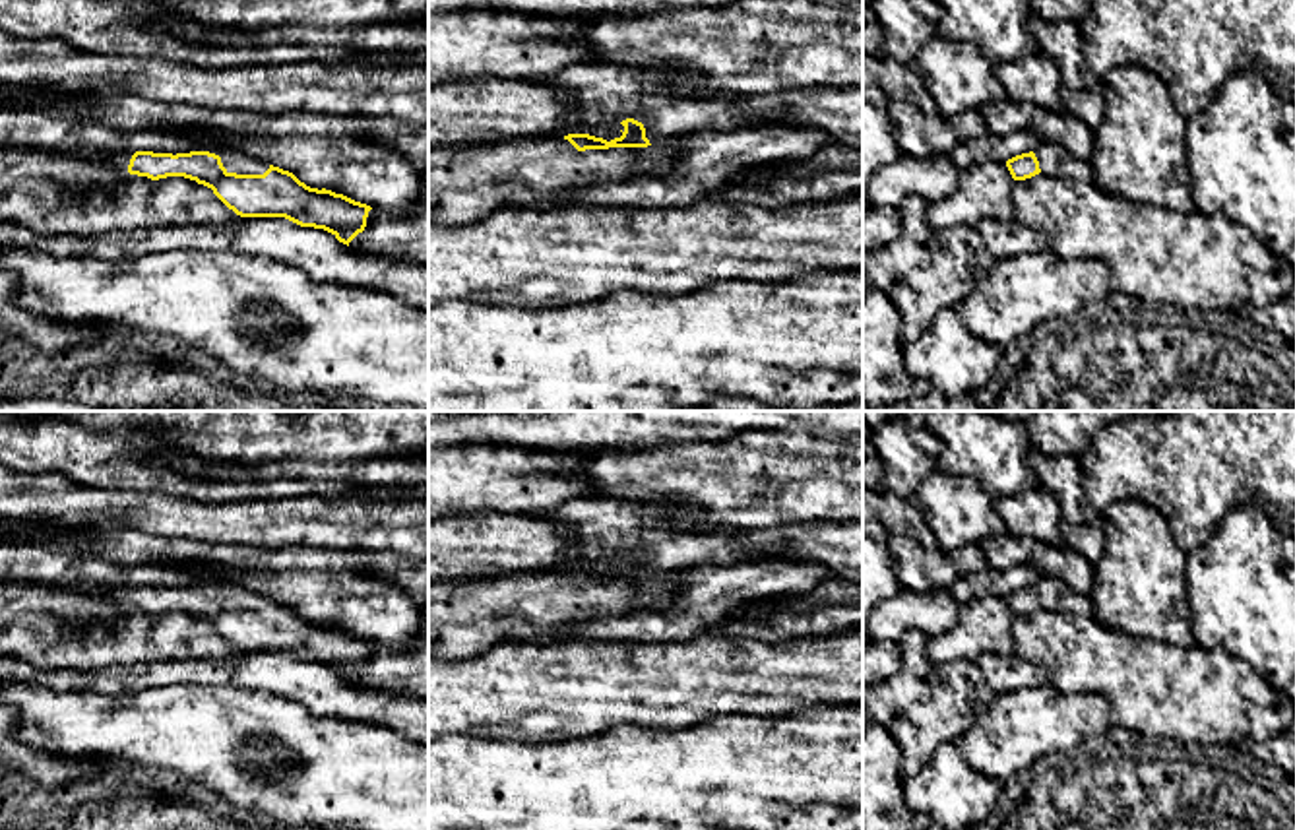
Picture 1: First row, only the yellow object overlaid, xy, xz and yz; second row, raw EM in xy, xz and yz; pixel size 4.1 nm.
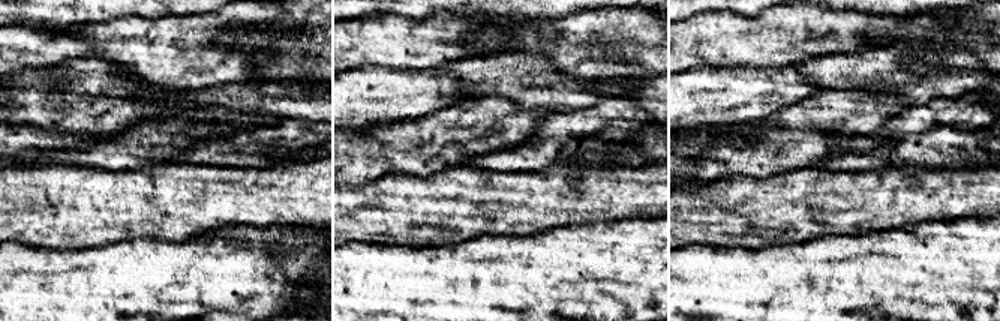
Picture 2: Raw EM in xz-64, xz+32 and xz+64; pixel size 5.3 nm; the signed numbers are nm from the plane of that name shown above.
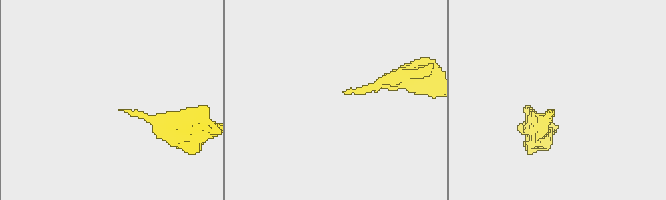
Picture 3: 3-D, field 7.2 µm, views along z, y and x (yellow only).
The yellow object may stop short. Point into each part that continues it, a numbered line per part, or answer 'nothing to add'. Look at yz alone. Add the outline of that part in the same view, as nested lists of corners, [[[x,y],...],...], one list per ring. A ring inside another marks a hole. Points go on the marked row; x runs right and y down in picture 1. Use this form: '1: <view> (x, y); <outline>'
1: yz (1053, 159); [[[1041,142],[1041,145],[1033,153],[1043,175],[1093,182],[1091,163],[1088,159],[1076,159],[1062,145]]]

